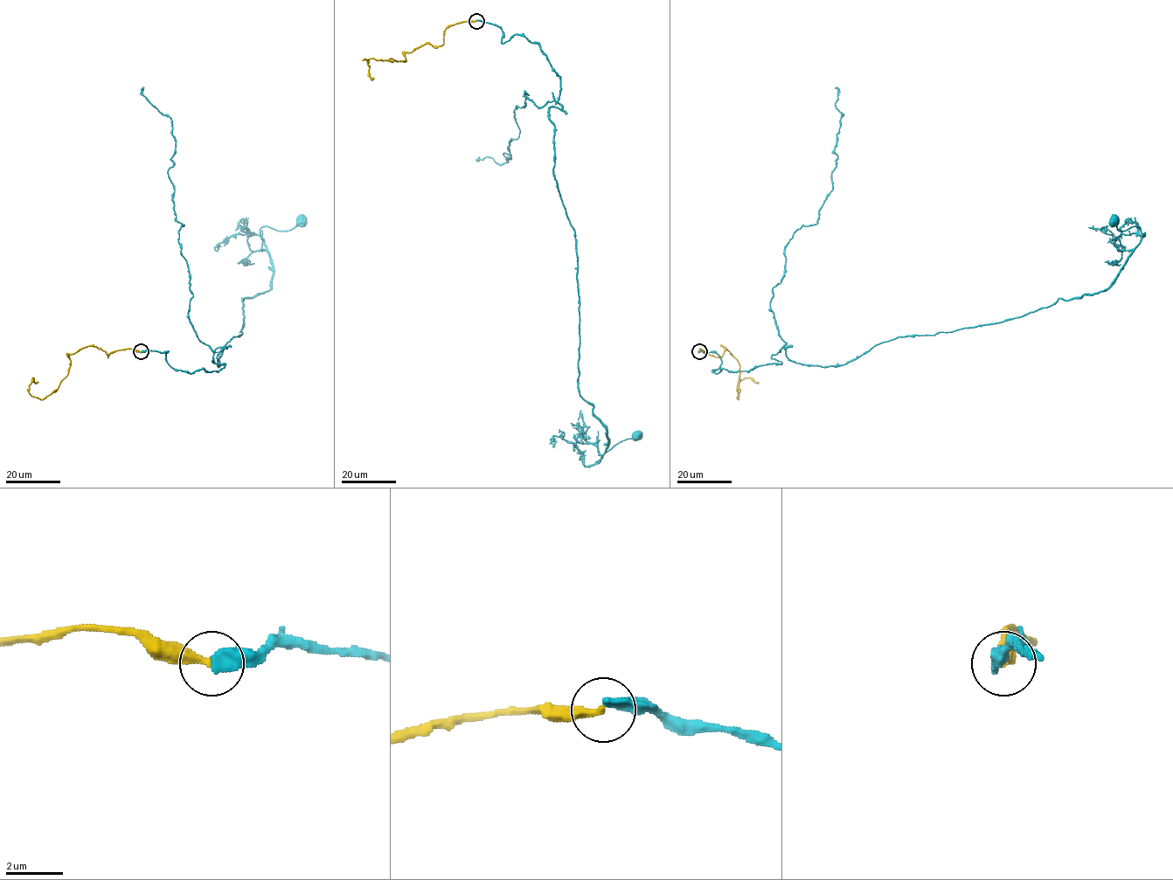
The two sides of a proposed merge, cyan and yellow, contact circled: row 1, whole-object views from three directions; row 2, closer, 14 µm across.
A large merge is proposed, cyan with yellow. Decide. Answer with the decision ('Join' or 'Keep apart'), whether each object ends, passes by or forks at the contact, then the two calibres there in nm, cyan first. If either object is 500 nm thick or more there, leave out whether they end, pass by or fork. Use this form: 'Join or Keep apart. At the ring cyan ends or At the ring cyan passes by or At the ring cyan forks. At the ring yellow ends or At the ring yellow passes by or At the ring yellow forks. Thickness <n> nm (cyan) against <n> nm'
Keep apart. At the ring cyan ends. At the ring yellow ends. Thickness 440 nm (cyan) against 280 nm

